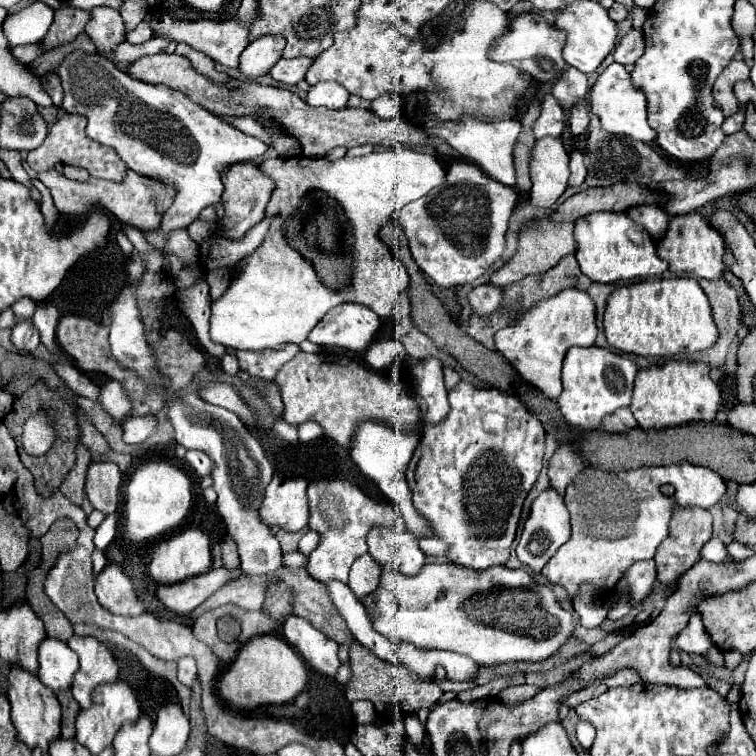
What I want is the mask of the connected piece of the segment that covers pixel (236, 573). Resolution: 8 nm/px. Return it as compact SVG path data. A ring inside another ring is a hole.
M219 568L219 570L211 570L205 574L187 578L183 582L175 582L171 586L157 584L155 594L169 610L177 614L189 614L197 606L201 606L201 602L205 602L213 592L217 592L227 582L239 578L241 574L243 574L241 568L235 568L235 570Z

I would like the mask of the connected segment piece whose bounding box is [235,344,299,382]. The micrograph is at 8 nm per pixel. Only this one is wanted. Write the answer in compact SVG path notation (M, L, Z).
M285 346L281 350L261 350L261 352L237 352L237 360L239 360L239 366L249 372L251 376L257 376L257 378L265 378L269 382L275 380L277 376L277 370L287 362L291 360L295 354L299 352L299 346Z

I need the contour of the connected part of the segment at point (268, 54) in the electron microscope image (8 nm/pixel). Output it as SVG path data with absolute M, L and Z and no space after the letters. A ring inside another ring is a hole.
M265 34L265 36L259 36L257 40L249 42L241 54L239 70L249 78L267 74L269 66L273 66L273 62L277 62L281 58L285 42L287 40L283 36L275 36L275 34Z

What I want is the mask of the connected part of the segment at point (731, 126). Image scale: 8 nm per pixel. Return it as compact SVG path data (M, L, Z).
M739 110L739 112L735 112L733 116L725 118L721 128L723 128L725 134L733 134L733 132L737 132L737 130L743 128L743 122L745 122L745 114L743 114L743 110Z

